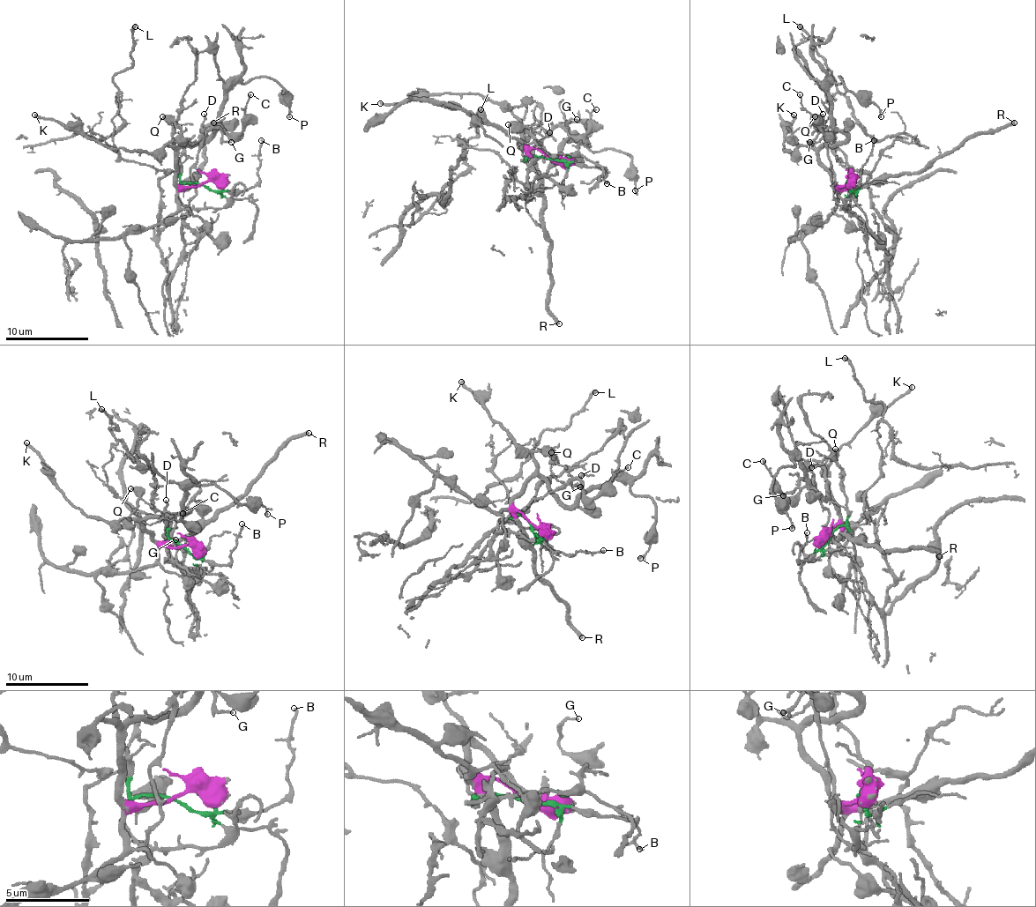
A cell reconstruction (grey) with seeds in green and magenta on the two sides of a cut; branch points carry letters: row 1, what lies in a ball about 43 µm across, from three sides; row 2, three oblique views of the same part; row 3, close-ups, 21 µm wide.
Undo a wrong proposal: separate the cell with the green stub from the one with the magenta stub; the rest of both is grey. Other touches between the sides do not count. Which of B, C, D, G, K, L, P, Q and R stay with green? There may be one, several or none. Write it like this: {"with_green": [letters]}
{"with_green": ["B", "D", "L"]}

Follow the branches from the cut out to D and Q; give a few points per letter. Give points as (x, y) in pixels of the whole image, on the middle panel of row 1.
D: (547, 159), (531, 157), (522, 160), (526, 160), (540, 142), (537, 142), (549, 132)
Q: (547, 159), (522, 144), (522, 126), (511, 109), (526, 103), (525, 117), (516, 126), (508, 123)

